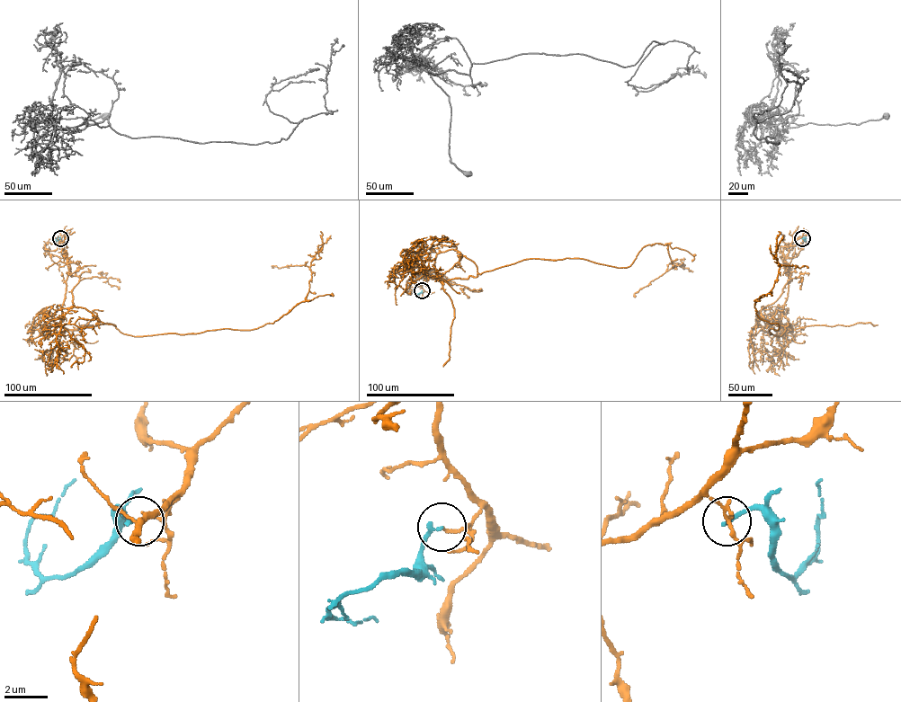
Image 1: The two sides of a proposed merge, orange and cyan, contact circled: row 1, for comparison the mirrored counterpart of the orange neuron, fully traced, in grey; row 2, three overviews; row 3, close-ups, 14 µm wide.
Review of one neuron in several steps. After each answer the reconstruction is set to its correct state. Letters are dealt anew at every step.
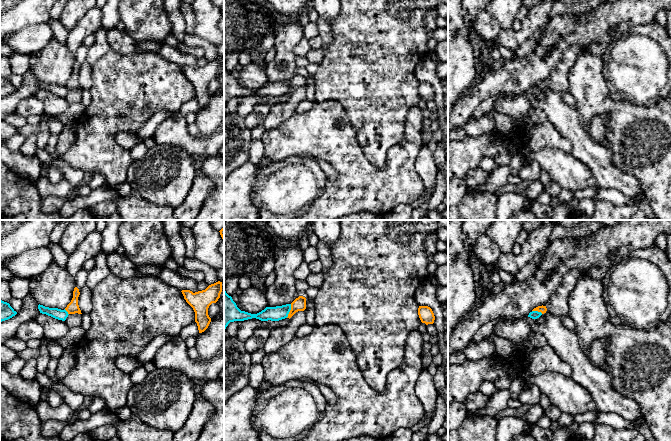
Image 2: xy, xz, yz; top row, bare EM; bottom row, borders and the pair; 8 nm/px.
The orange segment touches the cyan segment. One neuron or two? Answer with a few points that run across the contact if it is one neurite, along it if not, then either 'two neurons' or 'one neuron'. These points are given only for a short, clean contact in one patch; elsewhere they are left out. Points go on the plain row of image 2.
line xz (291, 80), (291, 85), (286, 93); two neurons

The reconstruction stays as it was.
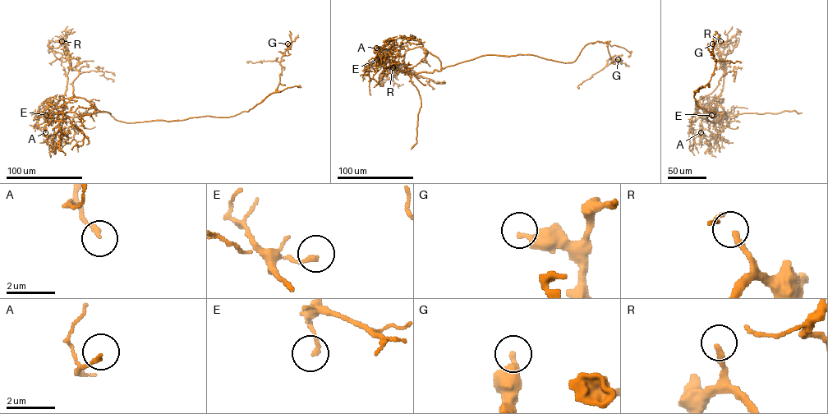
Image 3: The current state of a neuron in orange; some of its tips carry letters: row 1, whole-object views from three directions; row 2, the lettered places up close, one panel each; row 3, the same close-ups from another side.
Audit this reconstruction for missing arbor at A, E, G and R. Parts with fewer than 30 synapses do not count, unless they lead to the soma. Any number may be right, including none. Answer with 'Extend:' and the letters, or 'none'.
Extend: R

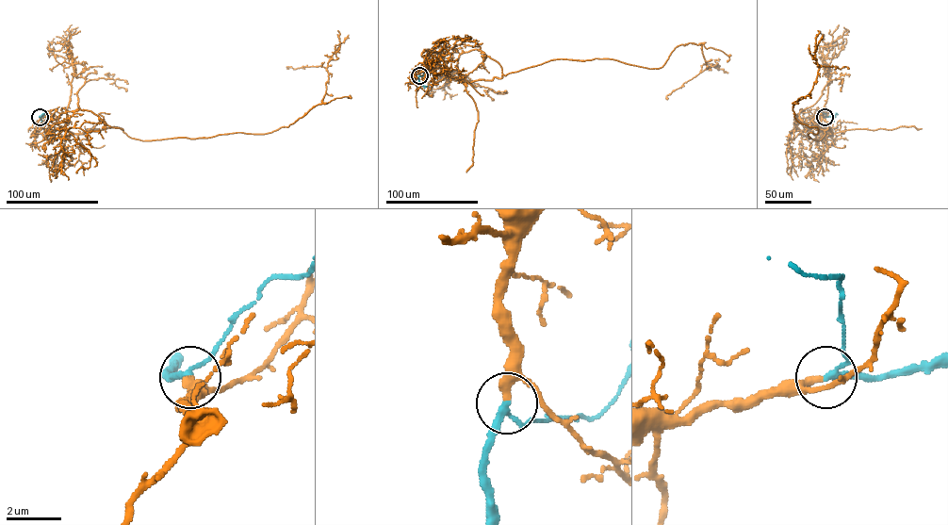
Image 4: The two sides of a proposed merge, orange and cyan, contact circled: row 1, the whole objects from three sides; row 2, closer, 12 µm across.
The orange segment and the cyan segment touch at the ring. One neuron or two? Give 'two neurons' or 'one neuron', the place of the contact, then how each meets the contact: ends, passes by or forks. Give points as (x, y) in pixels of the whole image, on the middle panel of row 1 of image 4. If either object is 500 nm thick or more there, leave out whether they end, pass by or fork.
one neuron; at (419, 75); orange passes by; cyan passes by

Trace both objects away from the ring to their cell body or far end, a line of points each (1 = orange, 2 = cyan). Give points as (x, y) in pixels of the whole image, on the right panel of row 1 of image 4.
1: (825, 117), (811, 122), (832, 133), (809, 139), (818, 128), (797, 121), (792, 103), (822, 66), (849, 68)
2: (825, 117), (834, 117), (836, 113)

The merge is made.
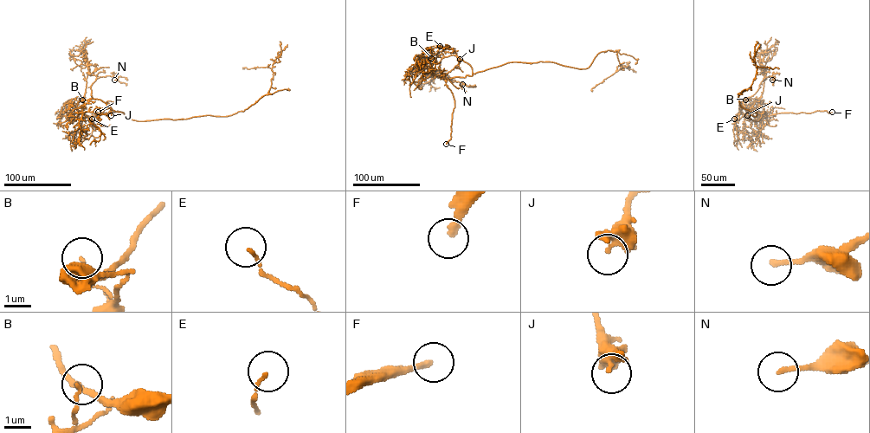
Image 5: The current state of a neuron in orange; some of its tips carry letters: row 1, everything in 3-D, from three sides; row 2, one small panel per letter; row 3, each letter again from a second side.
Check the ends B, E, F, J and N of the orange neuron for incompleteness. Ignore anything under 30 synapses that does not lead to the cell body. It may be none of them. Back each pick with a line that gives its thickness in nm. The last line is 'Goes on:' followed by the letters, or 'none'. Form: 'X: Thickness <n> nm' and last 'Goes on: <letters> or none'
Goes on: none

